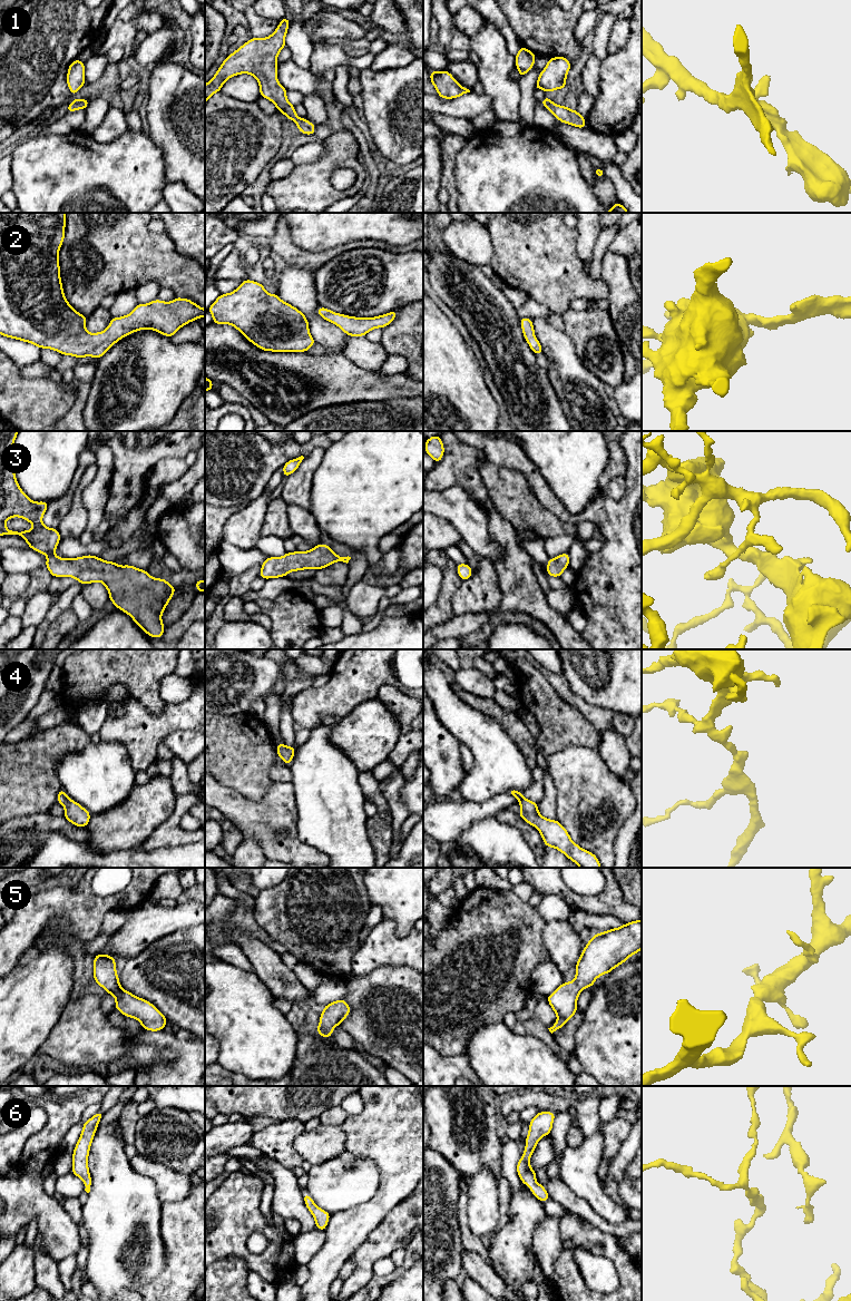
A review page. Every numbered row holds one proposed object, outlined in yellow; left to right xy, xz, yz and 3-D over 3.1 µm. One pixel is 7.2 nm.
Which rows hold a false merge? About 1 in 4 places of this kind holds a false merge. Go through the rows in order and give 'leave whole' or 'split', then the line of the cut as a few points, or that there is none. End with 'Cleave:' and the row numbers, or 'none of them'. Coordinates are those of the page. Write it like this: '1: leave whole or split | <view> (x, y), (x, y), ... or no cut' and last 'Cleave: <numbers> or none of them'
1: leave whole | no cut
2: leave whole | no cut
3: leave whole | no cut
4: leave whole | no cut
5: leave whole | no cut
6: leave whole | no cut
Cleave: none of them

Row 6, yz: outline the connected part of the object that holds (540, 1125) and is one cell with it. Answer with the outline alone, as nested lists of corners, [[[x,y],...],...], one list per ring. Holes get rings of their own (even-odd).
[[[538,1112],[538,1114],[529,1123],[529,1132],[526,1137],[526,1146],[524,1155],[517,1164],[517,1173],[522,1184],[530,1187],[530,1192],[541,1202],[550,1199],[546,1188],[536,1182],[537,1172],[535,1172],[529,1160],[537,1147],[538,1141],[550,1134],[556,1114],[554,1112]]]

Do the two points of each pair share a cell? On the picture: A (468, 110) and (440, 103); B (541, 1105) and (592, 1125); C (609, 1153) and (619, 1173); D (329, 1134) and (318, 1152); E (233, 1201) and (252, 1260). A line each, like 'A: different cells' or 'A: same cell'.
A: same cell
B: same cell
C: different cells
D: same cell
E: same cell

